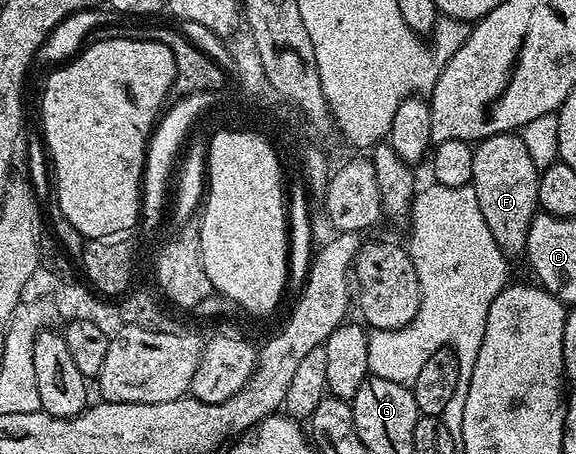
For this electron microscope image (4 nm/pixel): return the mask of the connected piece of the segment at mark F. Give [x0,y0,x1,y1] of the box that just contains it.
[471,133,540,255]

